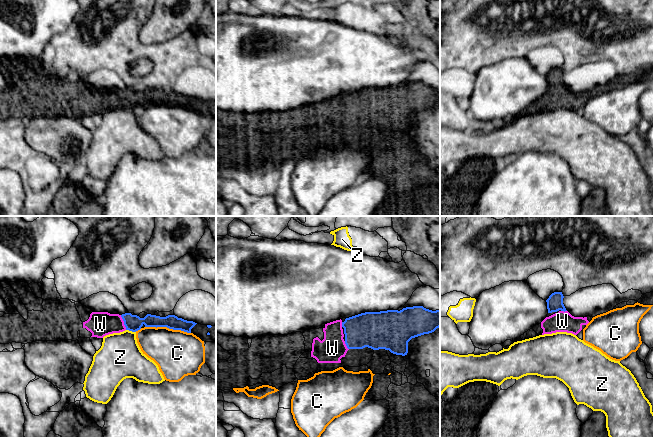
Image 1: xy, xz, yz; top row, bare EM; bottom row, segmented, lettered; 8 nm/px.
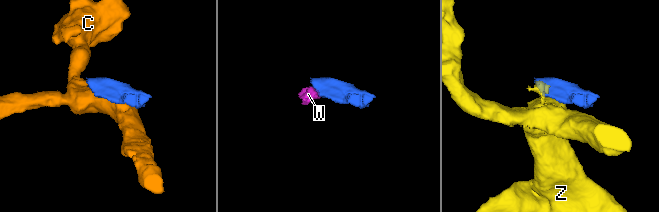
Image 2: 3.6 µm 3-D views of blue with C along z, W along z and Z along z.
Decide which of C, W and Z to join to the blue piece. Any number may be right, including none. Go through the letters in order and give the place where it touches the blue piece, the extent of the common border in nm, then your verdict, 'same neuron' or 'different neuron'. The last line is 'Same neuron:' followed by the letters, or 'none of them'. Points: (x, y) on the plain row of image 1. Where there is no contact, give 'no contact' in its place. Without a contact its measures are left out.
C: xy (168, 103) | 380 nm | different neuron
W: xy (124, 98) | 130 nm | same neuron
Z: xy (131, 106) | 80 nm | different neuron
Same neuron: W

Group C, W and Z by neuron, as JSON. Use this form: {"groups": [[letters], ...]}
{"groups": [["C"], ["W"], ["Z"]]}

